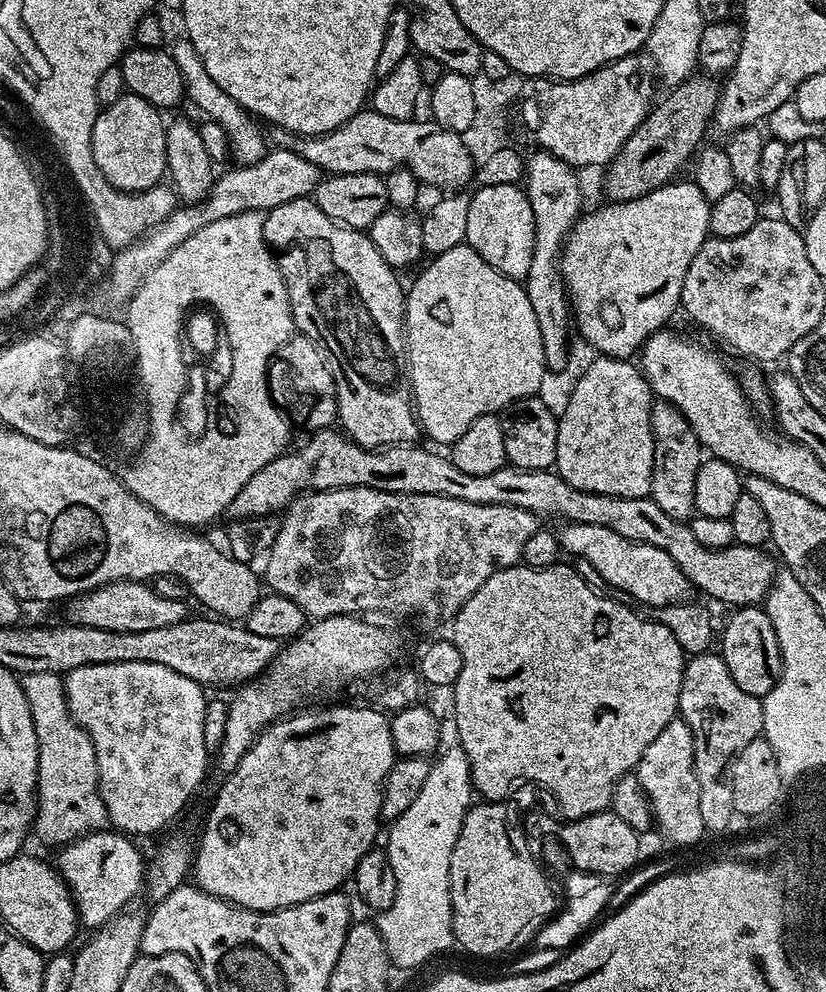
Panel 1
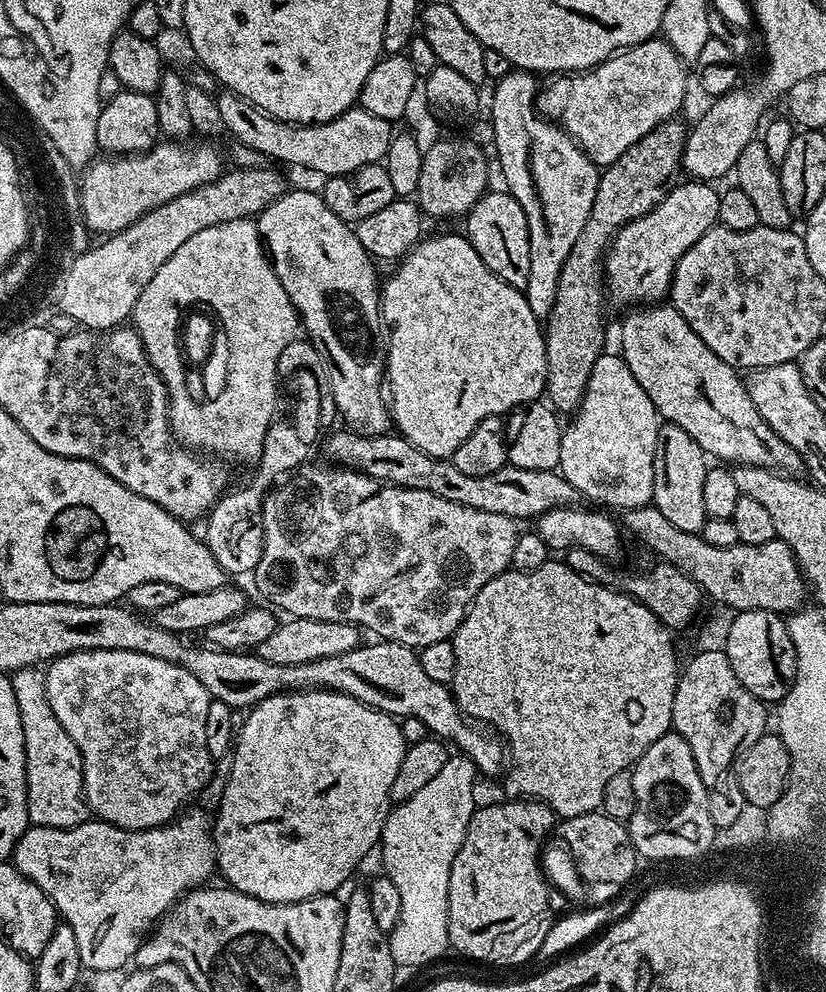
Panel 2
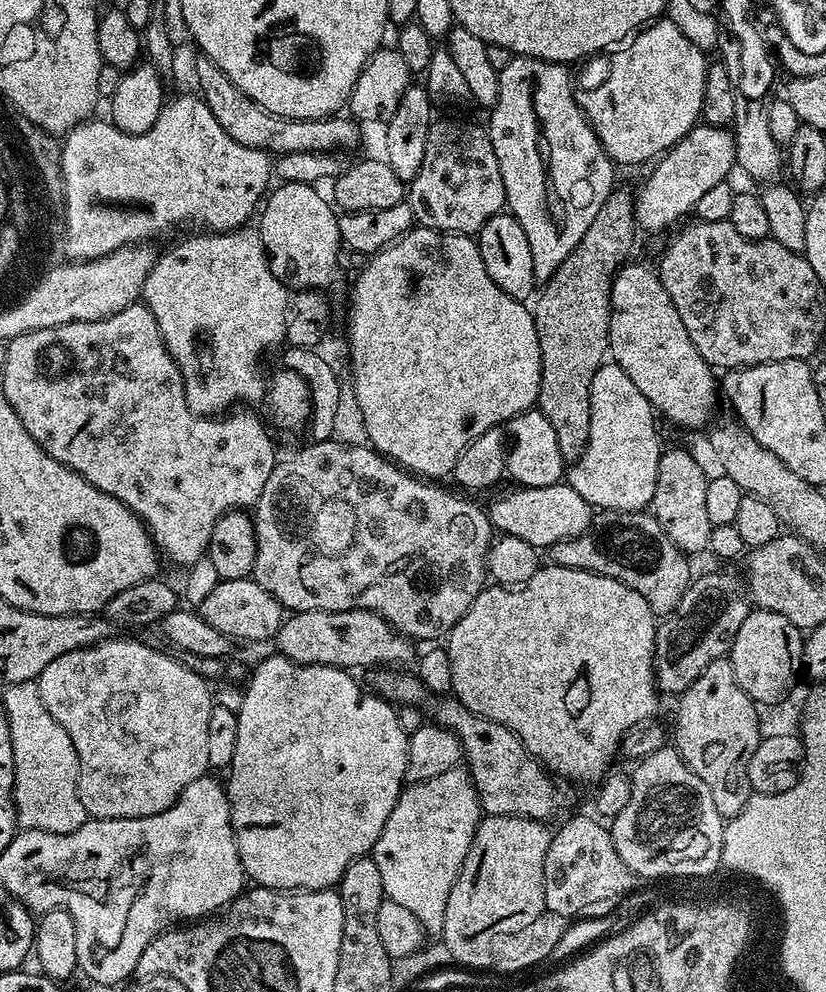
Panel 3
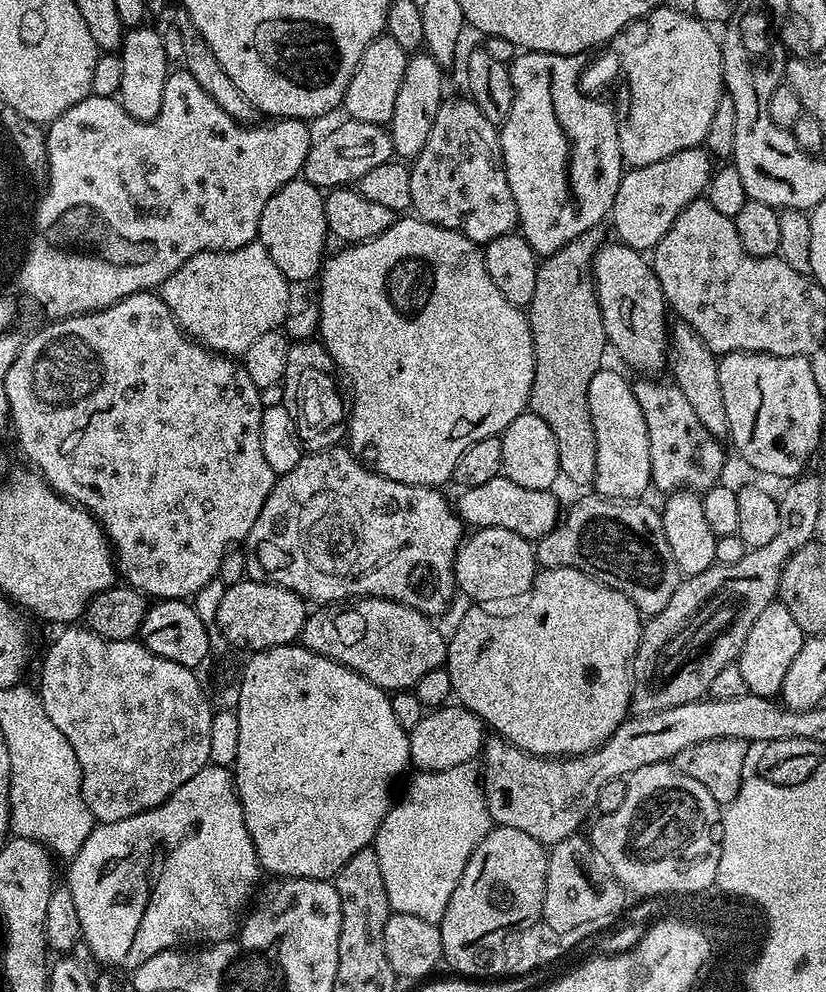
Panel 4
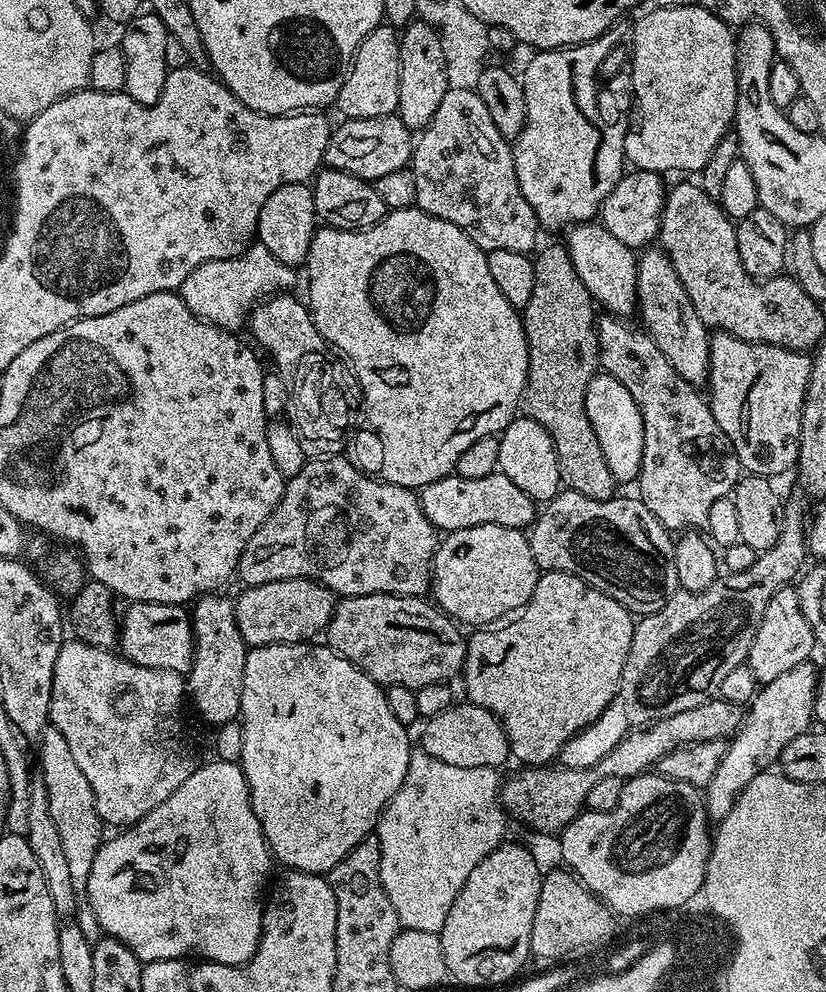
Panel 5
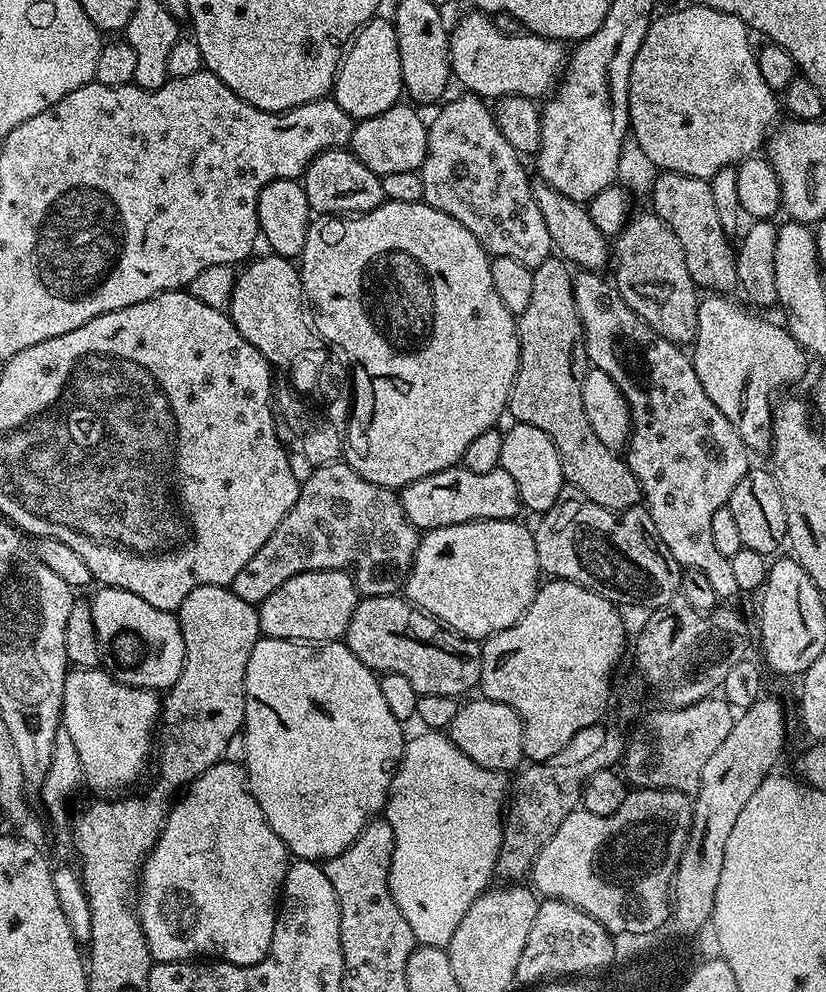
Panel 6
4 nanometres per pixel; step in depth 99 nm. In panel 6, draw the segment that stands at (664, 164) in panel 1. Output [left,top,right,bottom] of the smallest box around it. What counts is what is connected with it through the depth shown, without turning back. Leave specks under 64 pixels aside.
[507,254,641,512]

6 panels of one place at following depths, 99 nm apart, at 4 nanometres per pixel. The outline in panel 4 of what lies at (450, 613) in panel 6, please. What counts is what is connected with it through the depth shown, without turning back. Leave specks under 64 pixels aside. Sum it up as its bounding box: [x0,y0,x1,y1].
[454,528,538,602]

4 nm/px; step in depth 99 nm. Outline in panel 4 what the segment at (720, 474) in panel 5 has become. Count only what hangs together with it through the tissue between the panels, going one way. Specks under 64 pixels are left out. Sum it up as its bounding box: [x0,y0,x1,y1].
[632,378,724,494]

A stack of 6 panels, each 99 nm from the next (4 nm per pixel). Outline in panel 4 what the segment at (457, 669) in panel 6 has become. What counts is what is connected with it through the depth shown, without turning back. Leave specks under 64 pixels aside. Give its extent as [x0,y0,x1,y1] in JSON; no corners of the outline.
[299,596,448,694]

